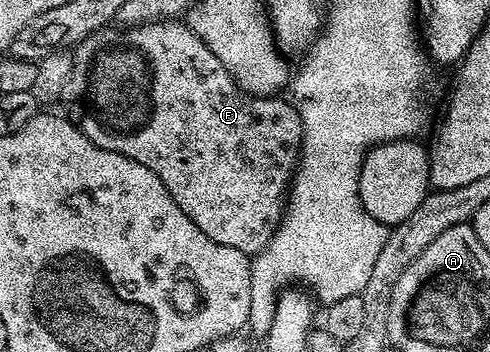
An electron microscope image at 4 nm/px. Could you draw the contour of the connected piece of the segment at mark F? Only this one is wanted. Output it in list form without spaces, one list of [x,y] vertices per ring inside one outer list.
[[[177,19],[155,21],[147,25],[134,25],[120,30],[122,33],[113,33],[110,37],[102,36],[100,39],[82,41],[72,50],[73,66],[71,79],[67,79],[67,87],[63,87],[60,104],[65,105],[64,112],[70,121],[99,147],[107,151],[115,151],[119,155],[127,155],[127,159],[135,159],[135,163],[143,163],[171,191],[171,199],[179,203],[182,211],[207,235],[207,239],[215,239],[215,243],[223,243],[223,247],[235,247],[235,251],[243,251],[250,255],[263,252],[275,231],[281,226],[281,218],[287,204],[287,194],[291,188],[293,174],[301,155],[301,136],[305,134],[301,126],[301,117],[296,108],[288,100],[280,101],[280,96],[256,97],[253,93],[246,93],[240,89],[237,80],[215,59],[215,55],[189,30],[188,24]]]

